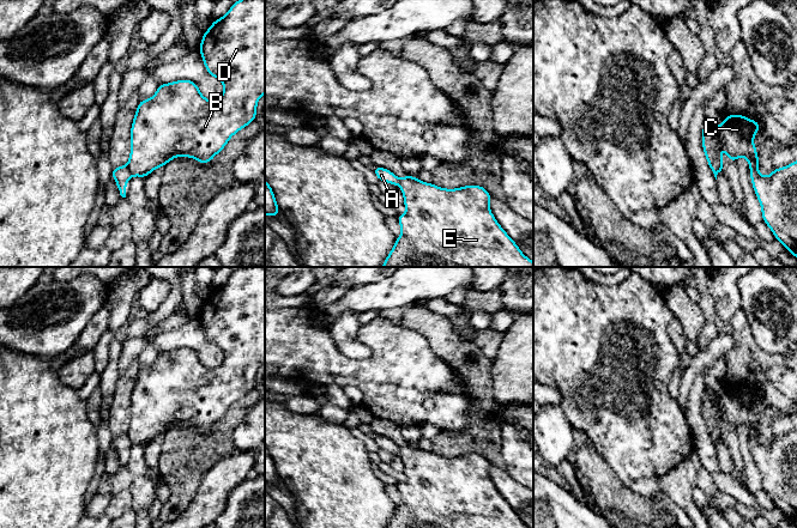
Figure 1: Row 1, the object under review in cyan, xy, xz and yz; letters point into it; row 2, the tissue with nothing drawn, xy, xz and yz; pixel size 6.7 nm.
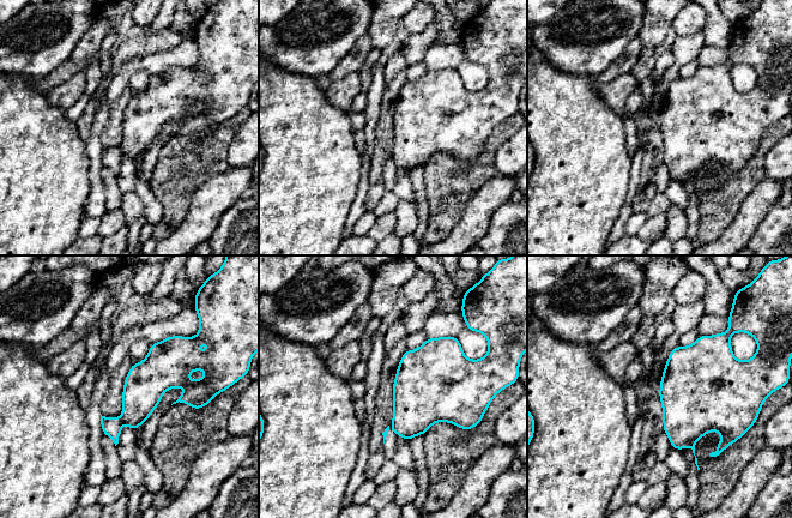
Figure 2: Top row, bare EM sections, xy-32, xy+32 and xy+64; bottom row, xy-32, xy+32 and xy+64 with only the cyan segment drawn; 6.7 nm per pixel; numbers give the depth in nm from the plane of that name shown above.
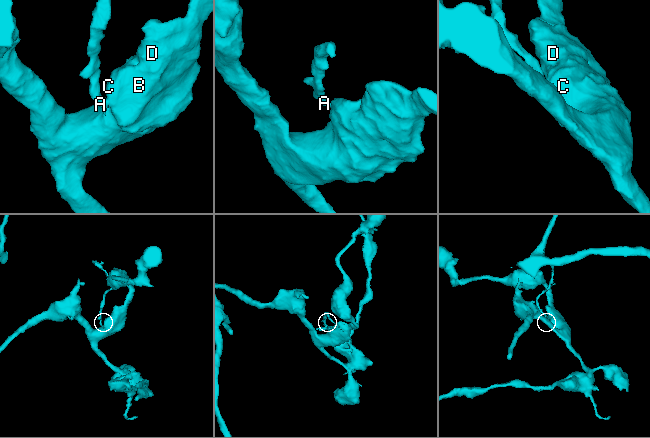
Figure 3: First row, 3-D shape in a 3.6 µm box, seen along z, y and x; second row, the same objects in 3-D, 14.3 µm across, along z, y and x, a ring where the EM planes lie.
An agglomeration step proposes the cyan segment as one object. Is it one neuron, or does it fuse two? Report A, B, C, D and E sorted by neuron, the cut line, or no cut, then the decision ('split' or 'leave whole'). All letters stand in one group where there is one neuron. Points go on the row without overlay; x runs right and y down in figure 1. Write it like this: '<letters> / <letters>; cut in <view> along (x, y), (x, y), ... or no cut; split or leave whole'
A / B C D E; cut in xy along (126, 434), (132, 442); split

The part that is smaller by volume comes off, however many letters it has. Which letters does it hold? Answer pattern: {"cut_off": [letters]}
{"cut_off": ["A"]}

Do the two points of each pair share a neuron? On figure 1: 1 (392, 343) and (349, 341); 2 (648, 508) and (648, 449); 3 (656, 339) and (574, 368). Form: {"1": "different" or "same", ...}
{"1": "different", "2": "different", "3": "same"}

